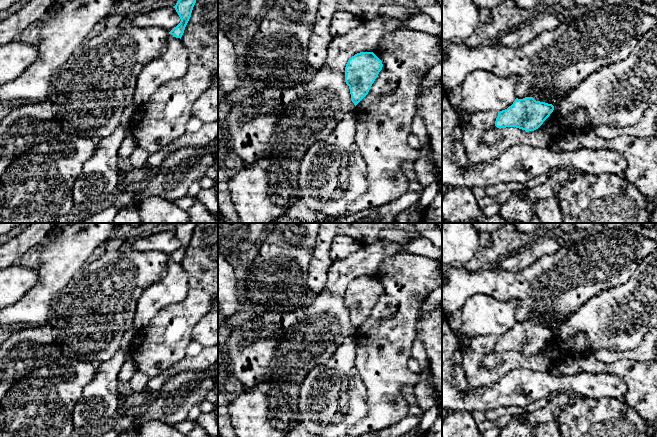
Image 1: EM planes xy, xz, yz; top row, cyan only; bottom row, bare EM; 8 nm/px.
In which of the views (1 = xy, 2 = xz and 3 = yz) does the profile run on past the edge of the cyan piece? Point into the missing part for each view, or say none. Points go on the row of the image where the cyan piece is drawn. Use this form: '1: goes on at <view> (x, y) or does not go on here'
1: does not go on here
2: does not go on here
3: does not go on here

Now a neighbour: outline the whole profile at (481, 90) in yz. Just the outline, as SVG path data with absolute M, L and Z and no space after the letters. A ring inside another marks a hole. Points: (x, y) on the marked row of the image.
M477 70L462 82L461 107L468 113L507 109L516 99L517 76L499 77L491 72Z

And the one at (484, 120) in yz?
M495 110L470 113L470 124L480 130L489 130L495 126L498 112Z

